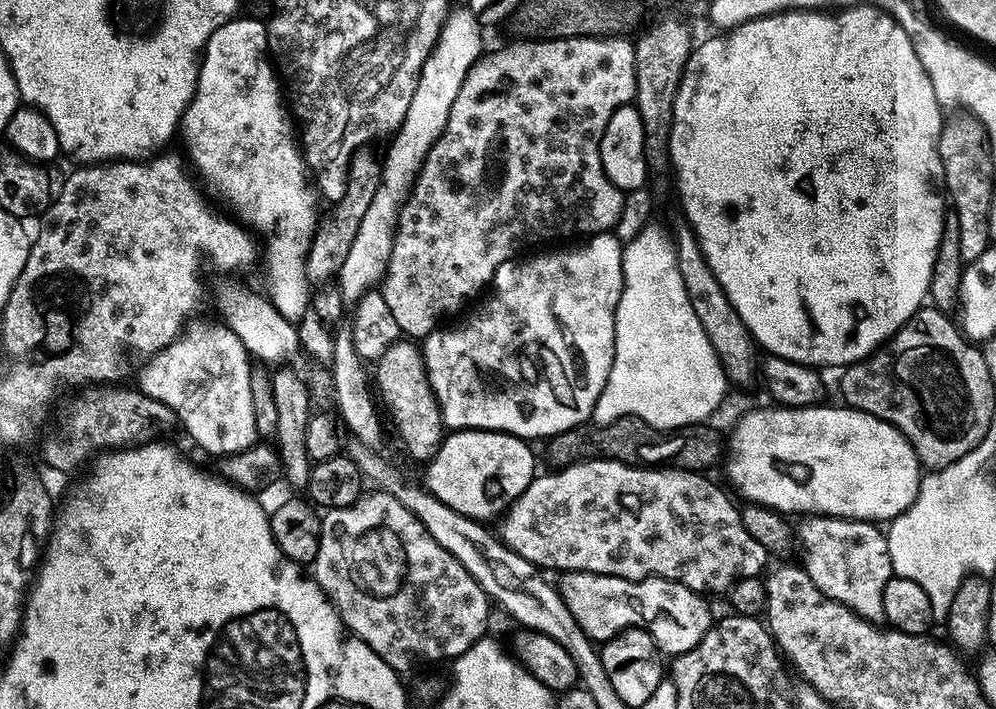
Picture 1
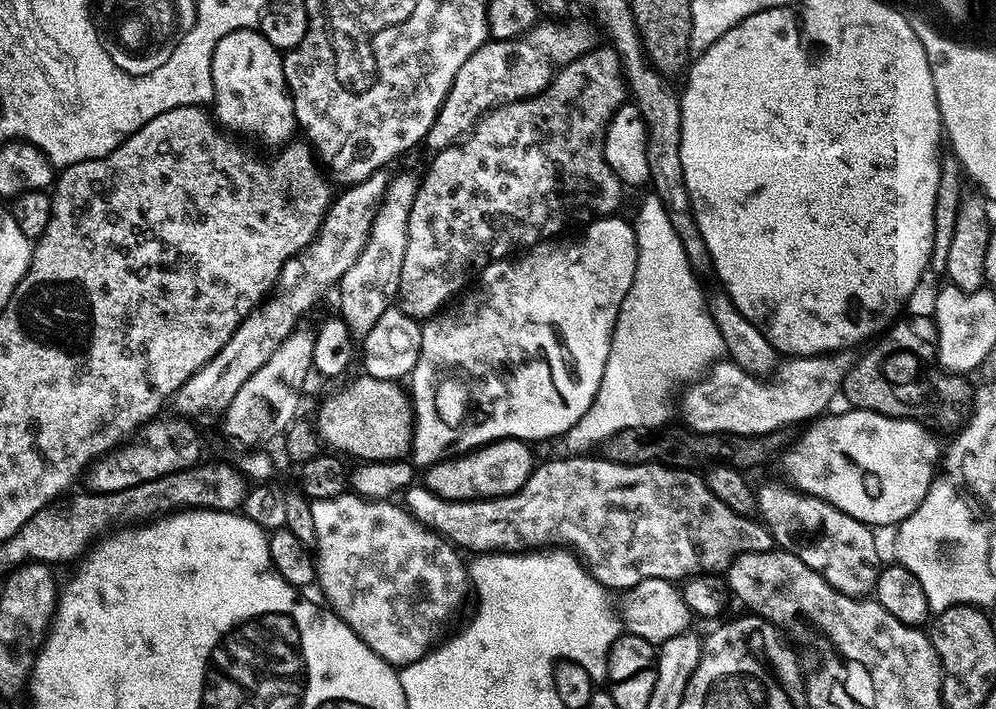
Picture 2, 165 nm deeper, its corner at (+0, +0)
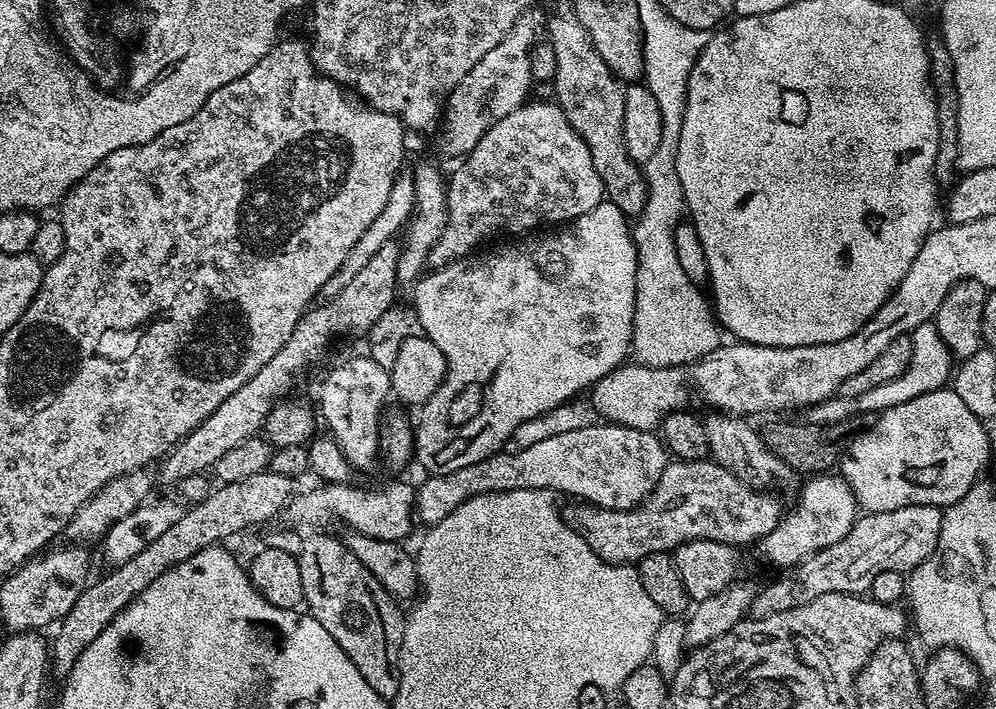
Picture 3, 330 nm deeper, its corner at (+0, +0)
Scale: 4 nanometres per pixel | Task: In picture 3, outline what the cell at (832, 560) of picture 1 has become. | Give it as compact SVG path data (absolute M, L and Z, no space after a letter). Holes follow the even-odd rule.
M731 414L708 415L712 416L705 415L703 421L711 459L730 470L730 474L734 474L741 482L757 490L777 490L776 488L788 488L798 480L797 473L766 447L763 435L757 429L755 432L745 417Z

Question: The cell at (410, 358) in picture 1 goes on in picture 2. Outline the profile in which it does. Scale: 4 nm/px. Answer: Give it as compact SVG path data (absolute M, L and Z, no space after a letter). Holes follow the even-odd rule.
M360 374L357 380L350 381L345 388L338 389L333 396L328 396L321 402L320 409L316 412L316 420L314 419L317 436L327 447L328 444L332 447L329 449L333 453L343 454L345 457L357 456L356 460L360 462L390 461L407 457L412 446L414 413L409 393L405 389L403 392L400 387L394 380L379 380Z

